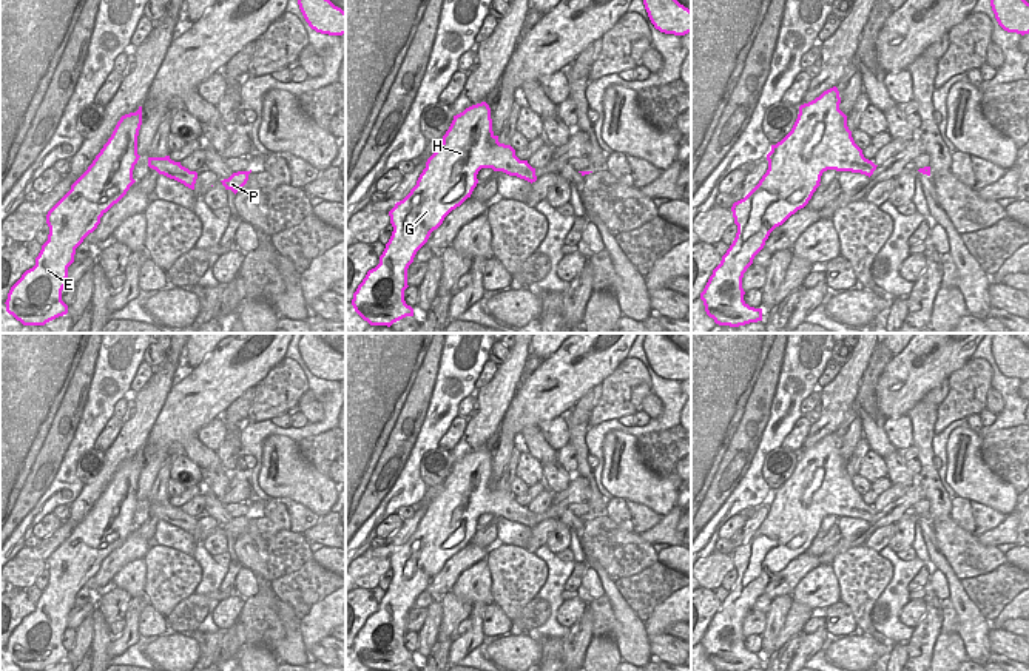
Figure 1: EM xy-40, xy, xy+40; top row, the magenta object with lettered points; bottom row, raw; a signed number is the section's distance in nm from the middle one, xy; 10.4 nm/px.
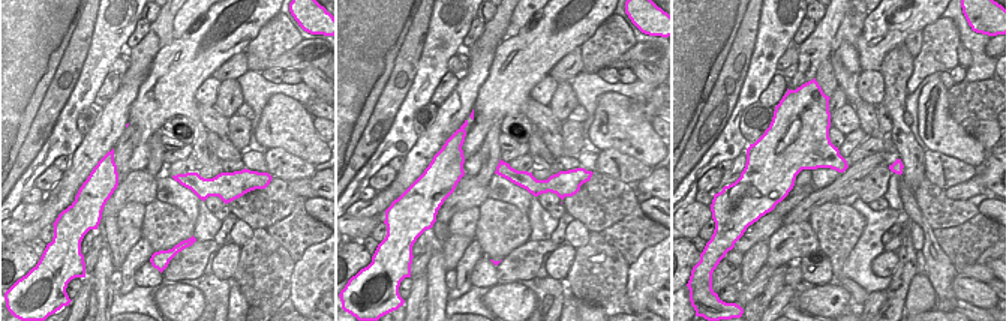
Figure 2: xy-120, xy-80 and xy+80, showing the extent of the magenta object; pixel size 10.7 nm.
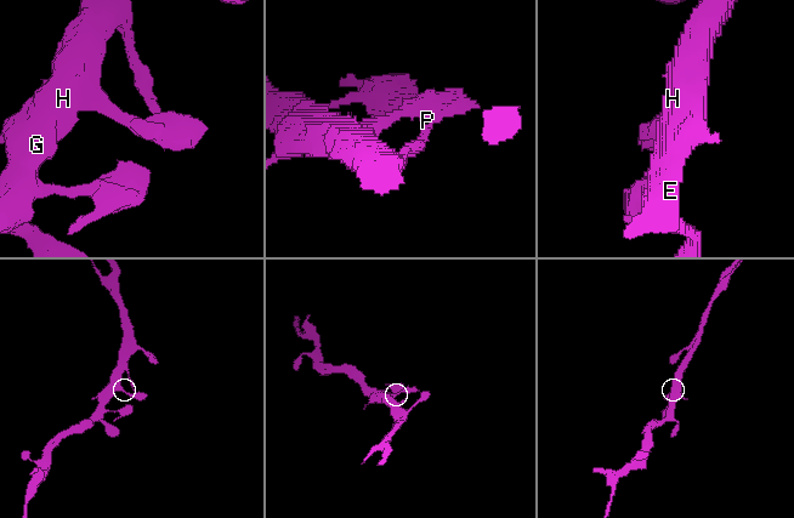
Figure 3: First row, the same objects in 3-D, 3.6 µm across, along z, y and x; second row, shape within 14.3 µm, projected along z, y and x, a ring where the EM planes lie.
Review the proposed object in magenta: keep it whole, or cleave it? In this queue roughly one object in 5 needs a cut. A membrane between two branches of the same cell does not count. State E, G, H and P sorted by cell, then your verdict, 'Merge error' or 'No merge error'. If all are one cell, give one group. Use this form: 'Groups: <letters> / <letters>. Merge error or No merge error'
Groups: E G H P. No merge error

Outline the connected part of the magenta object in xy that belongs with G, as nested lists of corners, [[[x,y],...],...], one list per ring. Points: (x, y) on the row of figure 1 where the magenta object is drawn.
[[[486,102],[472,105],[454,116],[449,130],[443,136],[441,147],[427,159],[417,185],[389,211],[393,227],[392,236],[380,256],[380,264],[367,271],[352,299],[355,312],[370,325],[390,327],[406,316],[413,316],[413,309],[404,301],[404,290],[409,287],[407,268],[430,233],[443,224],[452,210],[471,197],[481,168],[503,171],[531,184],[537,180],[535,168],[528,160],[520,160],[511,145],[498,142],[498,136],[492,131],[491,108]]]

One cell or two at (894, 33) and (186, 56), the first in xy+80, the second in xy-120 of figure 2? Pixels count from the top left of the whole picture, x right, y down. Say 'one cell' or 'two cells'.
one cell

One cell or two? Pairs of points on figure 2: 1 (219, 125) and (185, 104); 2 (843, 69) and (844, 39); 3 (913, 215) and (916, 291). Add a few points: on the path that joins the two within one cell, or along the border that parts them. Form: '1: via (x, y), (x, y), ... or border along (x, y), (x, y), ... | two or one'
1: border along (197, 104), (200, 122), (209, 131) | two
2: via (844, 62), (844, 47) | one
3: border along (924, 275), (937, 299) | two

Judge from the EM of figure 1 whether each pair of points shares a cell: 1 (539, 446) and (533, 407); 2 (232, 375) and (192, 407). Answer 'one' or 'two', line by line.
1: two
2: one

